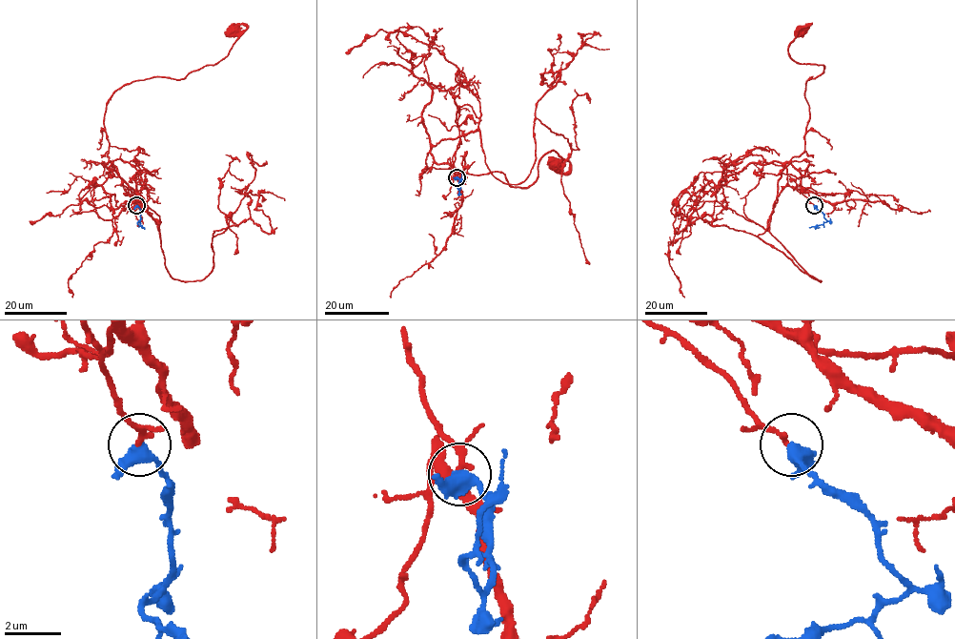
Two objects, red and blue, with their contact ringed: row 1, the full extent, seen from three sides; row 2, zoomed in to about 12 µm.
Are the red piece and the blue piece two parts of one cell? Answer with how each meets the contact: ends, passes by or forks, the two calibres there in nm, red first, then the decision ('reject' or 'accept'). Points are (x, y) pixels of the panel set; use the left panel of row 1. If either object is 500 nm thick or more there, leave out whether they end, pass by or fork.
red passes by; blue passes by; calibres 140 and 440 nm; accept

